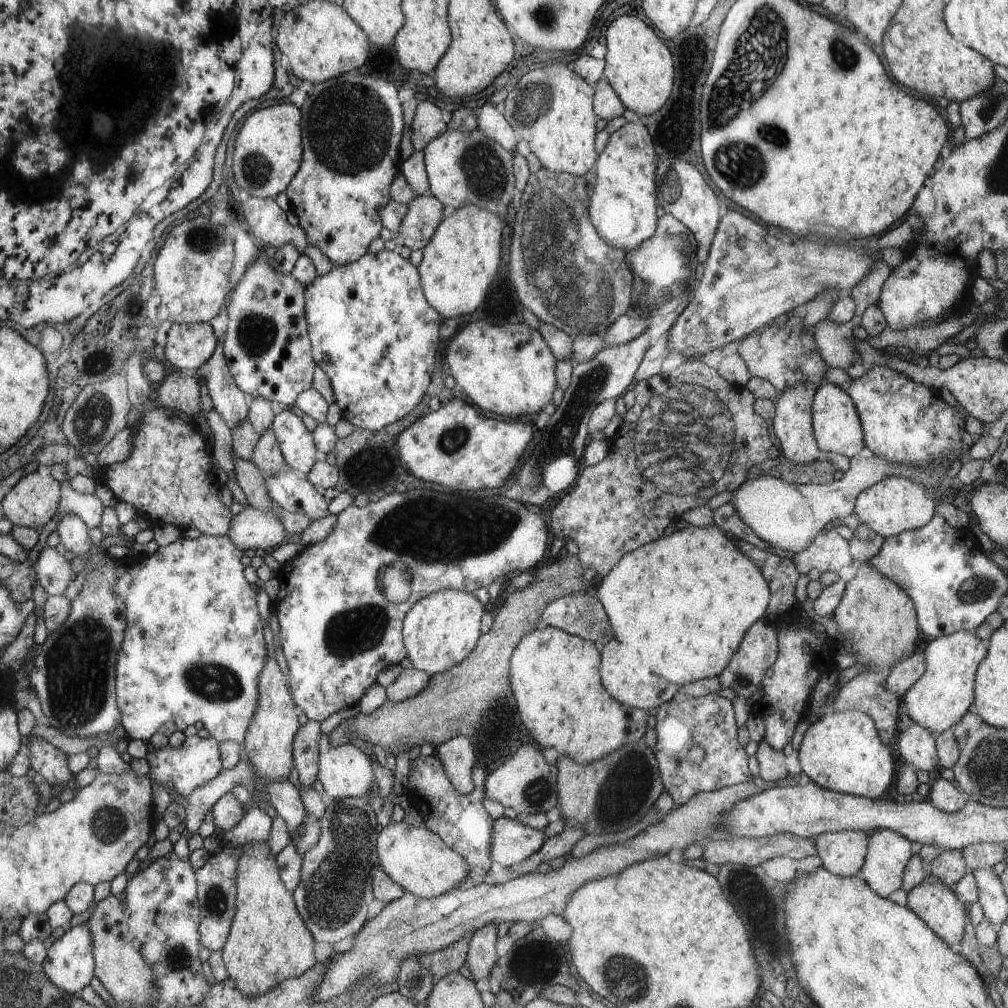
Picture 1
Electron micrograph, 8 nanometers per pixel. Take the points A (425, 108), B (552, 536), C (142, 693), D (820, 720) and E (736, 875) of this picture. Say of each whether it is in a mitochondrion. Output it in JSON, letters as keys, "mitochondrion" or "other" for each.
{"A":"other","B":"other","C":"other","D":"other","E":"mitochondrion"}

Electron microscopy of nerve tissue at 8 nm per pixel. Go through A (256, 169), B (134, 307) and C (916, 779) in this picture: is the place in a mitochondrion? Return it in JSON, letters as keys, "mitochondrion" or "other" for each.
{"A":"mitochondrion","B":"other","C":"other"}

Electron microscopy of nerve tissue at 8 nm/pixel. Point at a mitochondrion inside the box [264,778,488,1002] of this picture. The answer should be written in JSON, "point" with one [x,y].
{"point":[330,900]}

